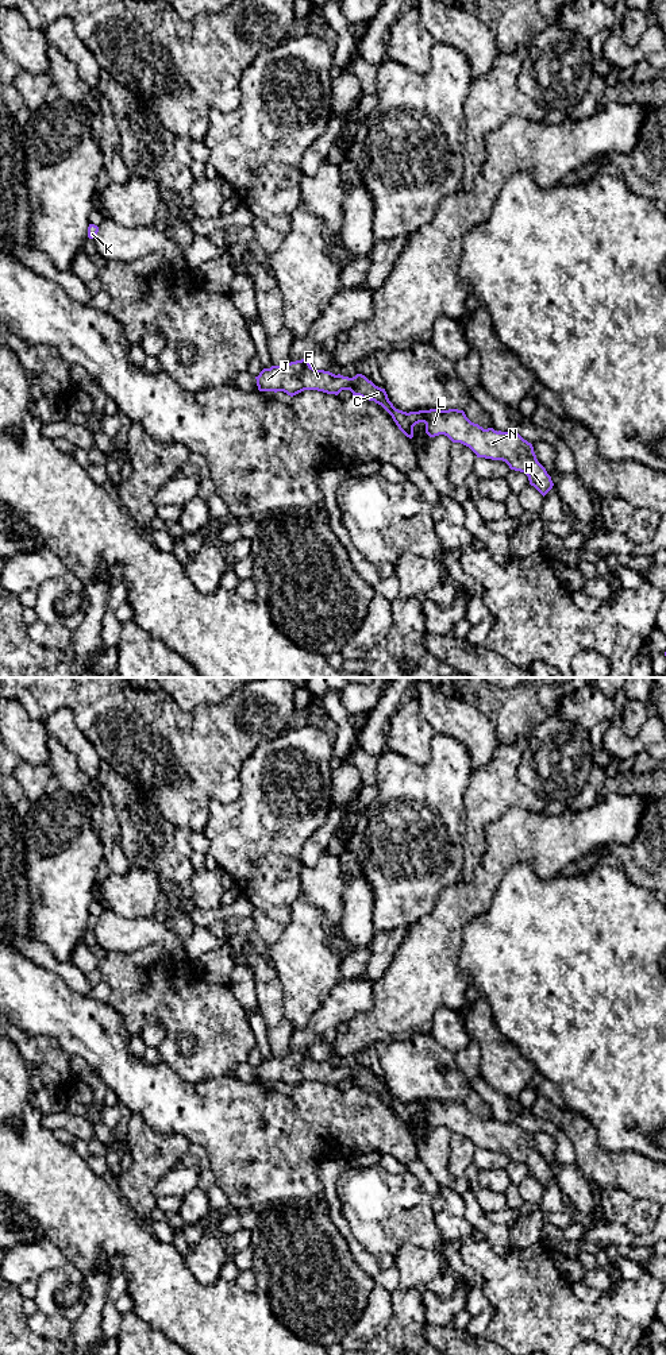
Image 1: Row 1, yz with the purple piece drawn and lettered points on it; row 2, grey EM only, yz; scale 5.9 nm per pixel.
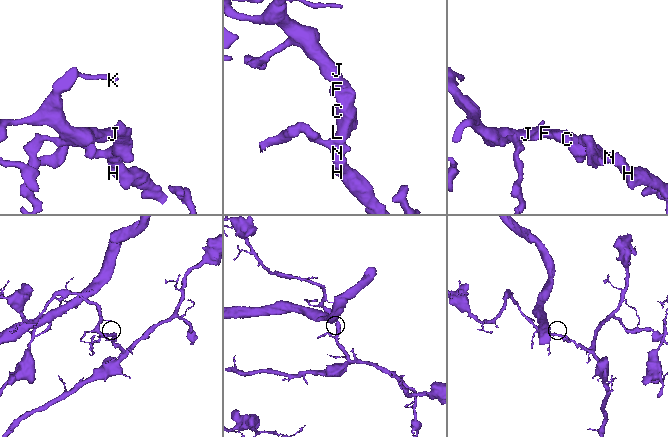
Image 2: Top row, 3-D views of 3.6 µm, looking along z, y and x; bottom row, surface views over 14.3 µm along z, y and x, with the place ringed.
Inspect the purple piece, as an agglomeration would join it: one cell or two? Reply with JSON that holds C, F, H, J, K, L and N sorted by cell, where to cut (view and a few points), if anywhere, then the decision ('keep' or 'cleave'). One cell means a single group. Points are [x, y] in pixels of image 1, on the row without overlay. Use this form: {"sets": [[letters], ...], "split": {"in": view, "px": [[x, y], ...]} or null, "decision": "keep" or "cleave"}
{"sets": [["C", "F", "H", "J", "K", "L", "N"]], "split": null, "decision": "keep"}

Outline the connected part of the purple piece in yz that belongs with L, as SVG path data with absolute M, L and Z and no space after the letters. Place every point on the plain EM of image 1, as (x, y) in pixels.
M301 1050L285 1057L263 1059L255 1070L259 1082L284 1082L290 1088L304 1081L317 1081L335 1086L342 1081L350 1081L353 1086L381 1096L409 1130L413 1128L413 1117L424 1113L426 1124L430 1128L444 1126L453 1134L469 1138L477 1149L503 1151L511 1161L524 1163L530 1176L543 1188L554 1177L551 1167L538 1153L532 1135L515 1120L508 1123L497 1123L493 1119L484 1120L471 1113L463 1101L458 1100L430 1100L409 1104L399 1101L389 1092L385 1080L376 1077L362 1065L353 1069L335 1066L330 1062L316 1061L308 1050Z

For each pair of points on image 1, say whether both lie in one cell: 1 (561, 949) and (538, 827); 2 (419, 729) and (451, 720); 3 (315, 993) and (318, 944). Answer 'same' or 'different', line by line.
1: different
2: different
3: same

